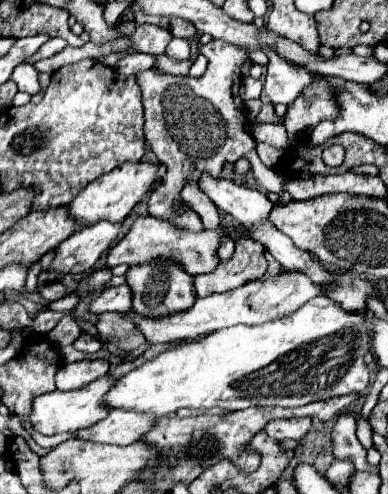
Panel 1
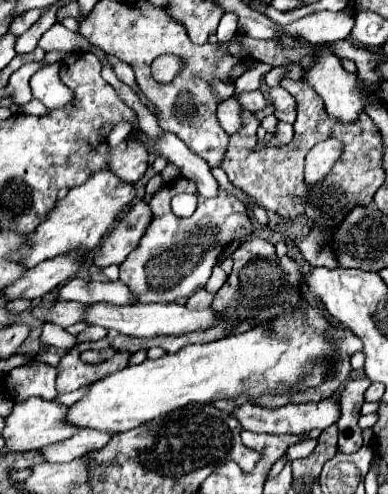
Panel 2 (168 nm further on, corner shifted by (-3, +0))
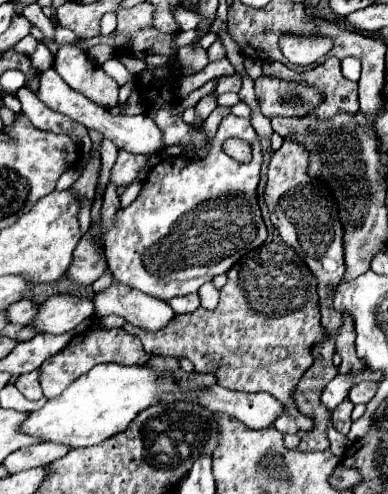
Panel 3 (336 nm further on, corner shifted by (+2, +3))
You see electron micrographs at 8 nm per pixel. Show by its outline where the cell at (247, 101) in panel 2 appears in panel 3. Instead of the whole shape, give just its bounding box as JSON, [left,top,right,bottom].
[216,74,242,94]

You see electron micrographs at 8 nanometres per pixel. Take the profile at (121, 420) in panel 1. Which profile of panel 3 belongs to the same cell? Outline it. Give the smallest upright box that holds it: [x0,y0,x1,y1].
[2,442,70,474]

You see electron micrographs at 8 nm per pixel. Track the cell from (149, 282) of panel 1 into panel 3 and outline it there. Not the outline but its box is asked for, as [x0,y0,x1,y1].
[102,114,268,300]

